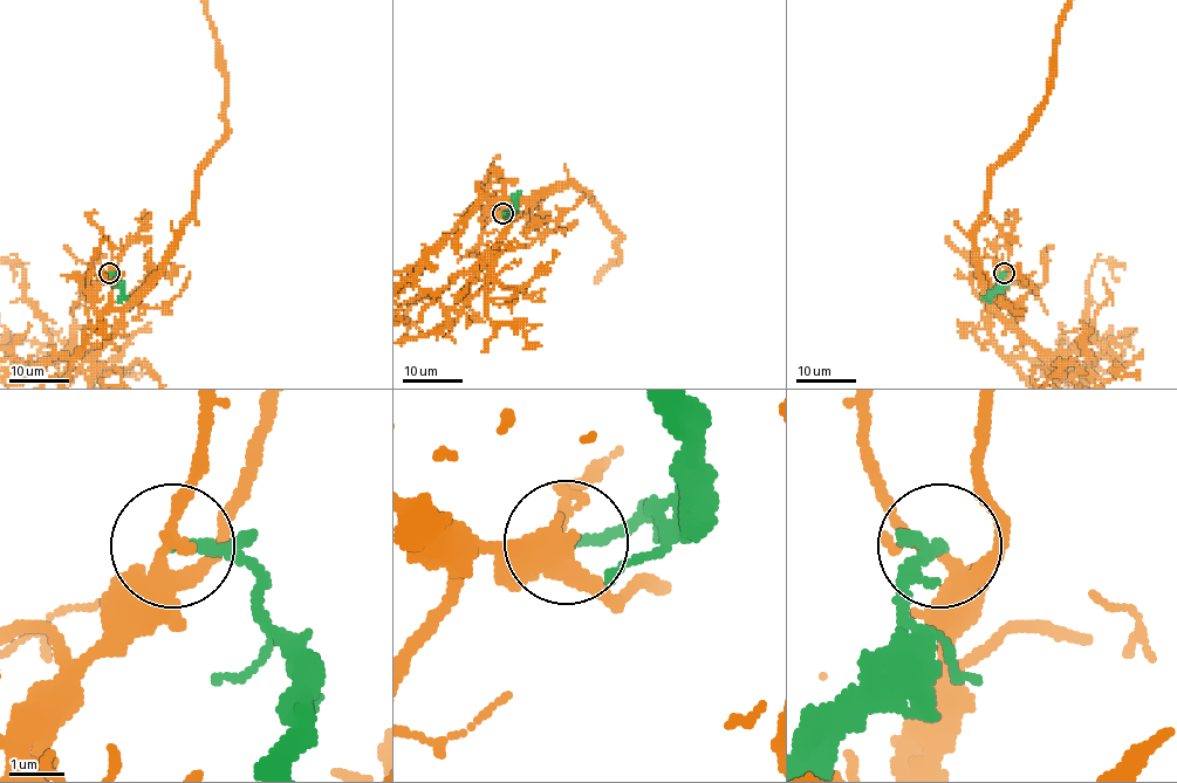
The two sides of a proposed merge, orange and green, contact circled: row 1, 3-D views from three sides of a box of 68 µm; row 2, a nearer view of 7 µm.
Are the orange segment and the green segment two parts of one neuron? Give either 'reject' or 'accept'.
reject

